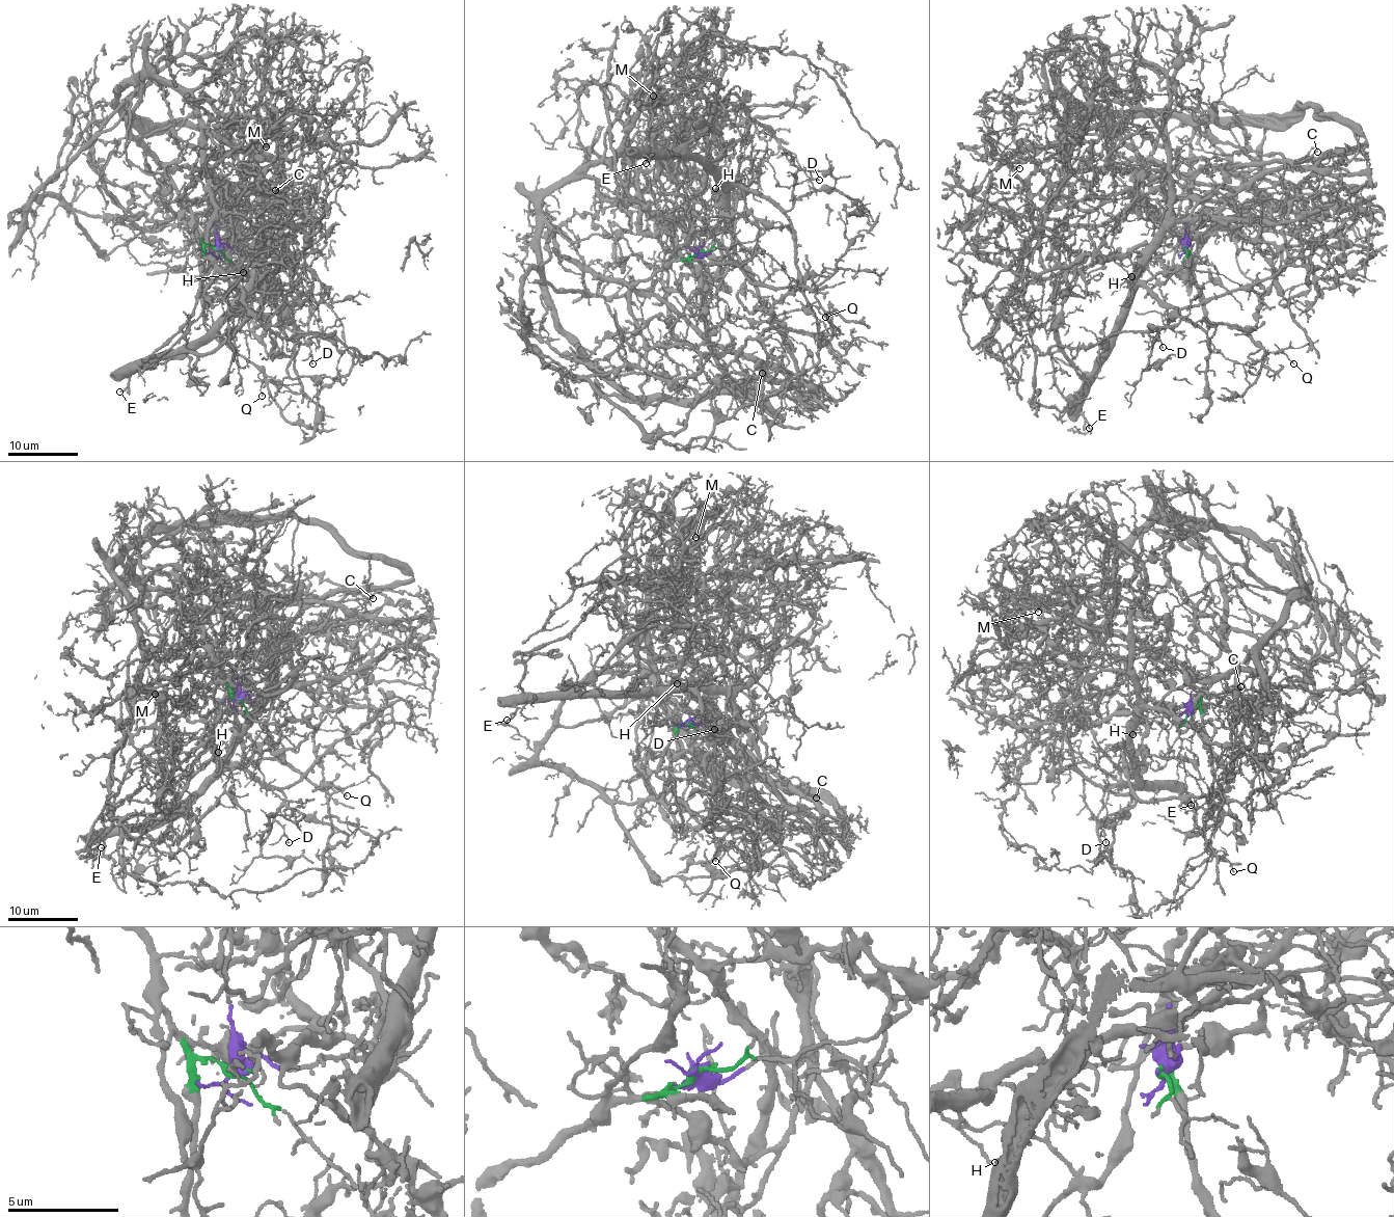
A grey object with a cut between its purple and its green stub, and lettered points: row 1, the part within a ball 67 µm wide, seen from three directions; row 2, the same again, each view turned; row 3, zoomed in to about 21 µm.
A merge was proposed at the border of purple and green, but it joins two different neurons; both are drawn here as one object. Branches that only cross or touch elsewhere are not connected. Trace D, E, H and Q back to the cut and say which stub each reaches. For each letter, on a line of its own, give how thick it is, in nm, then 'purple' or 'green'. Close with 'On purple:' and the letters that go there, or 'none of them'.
D: calibre 110 nm; purple
E: calibre 150 nm; purple
H: calibre 100 nm; purple
Q: calibre 130 nm; green
On purple: D, E, H

